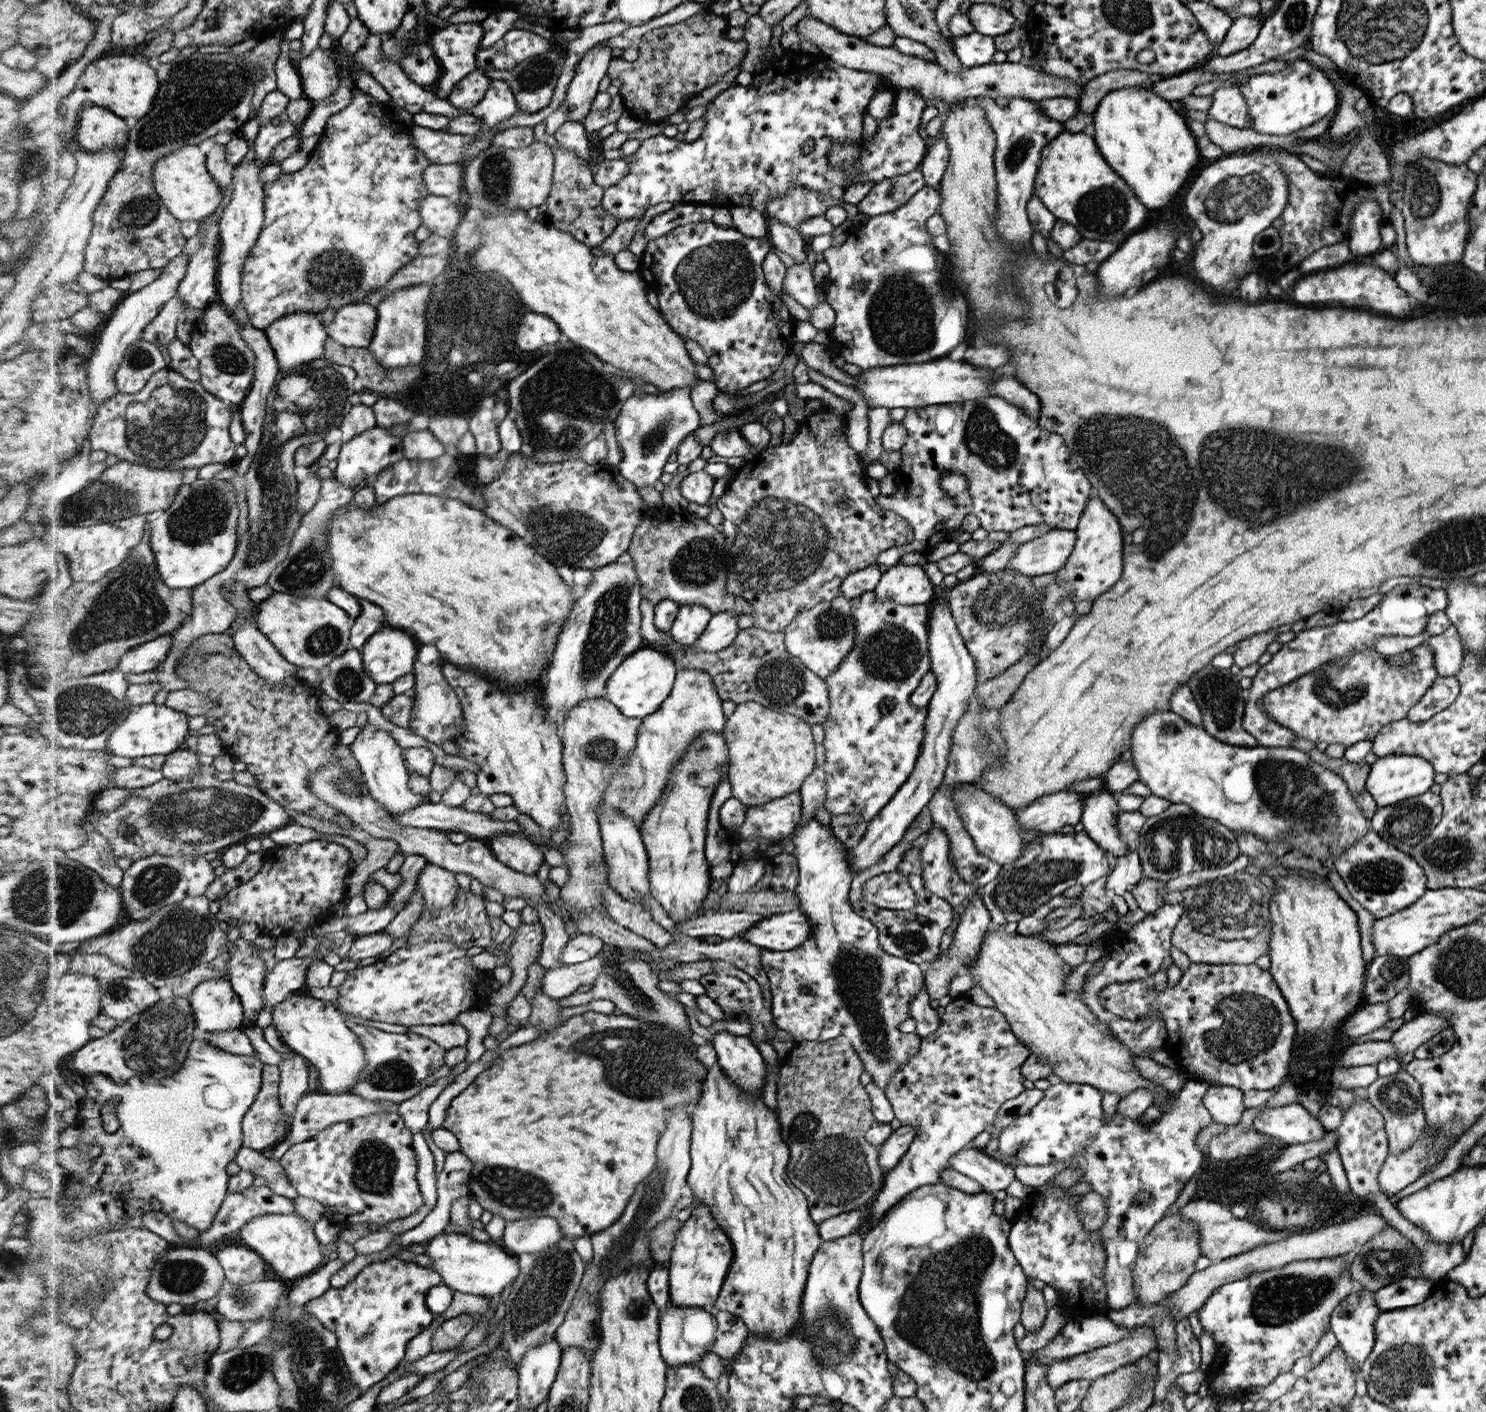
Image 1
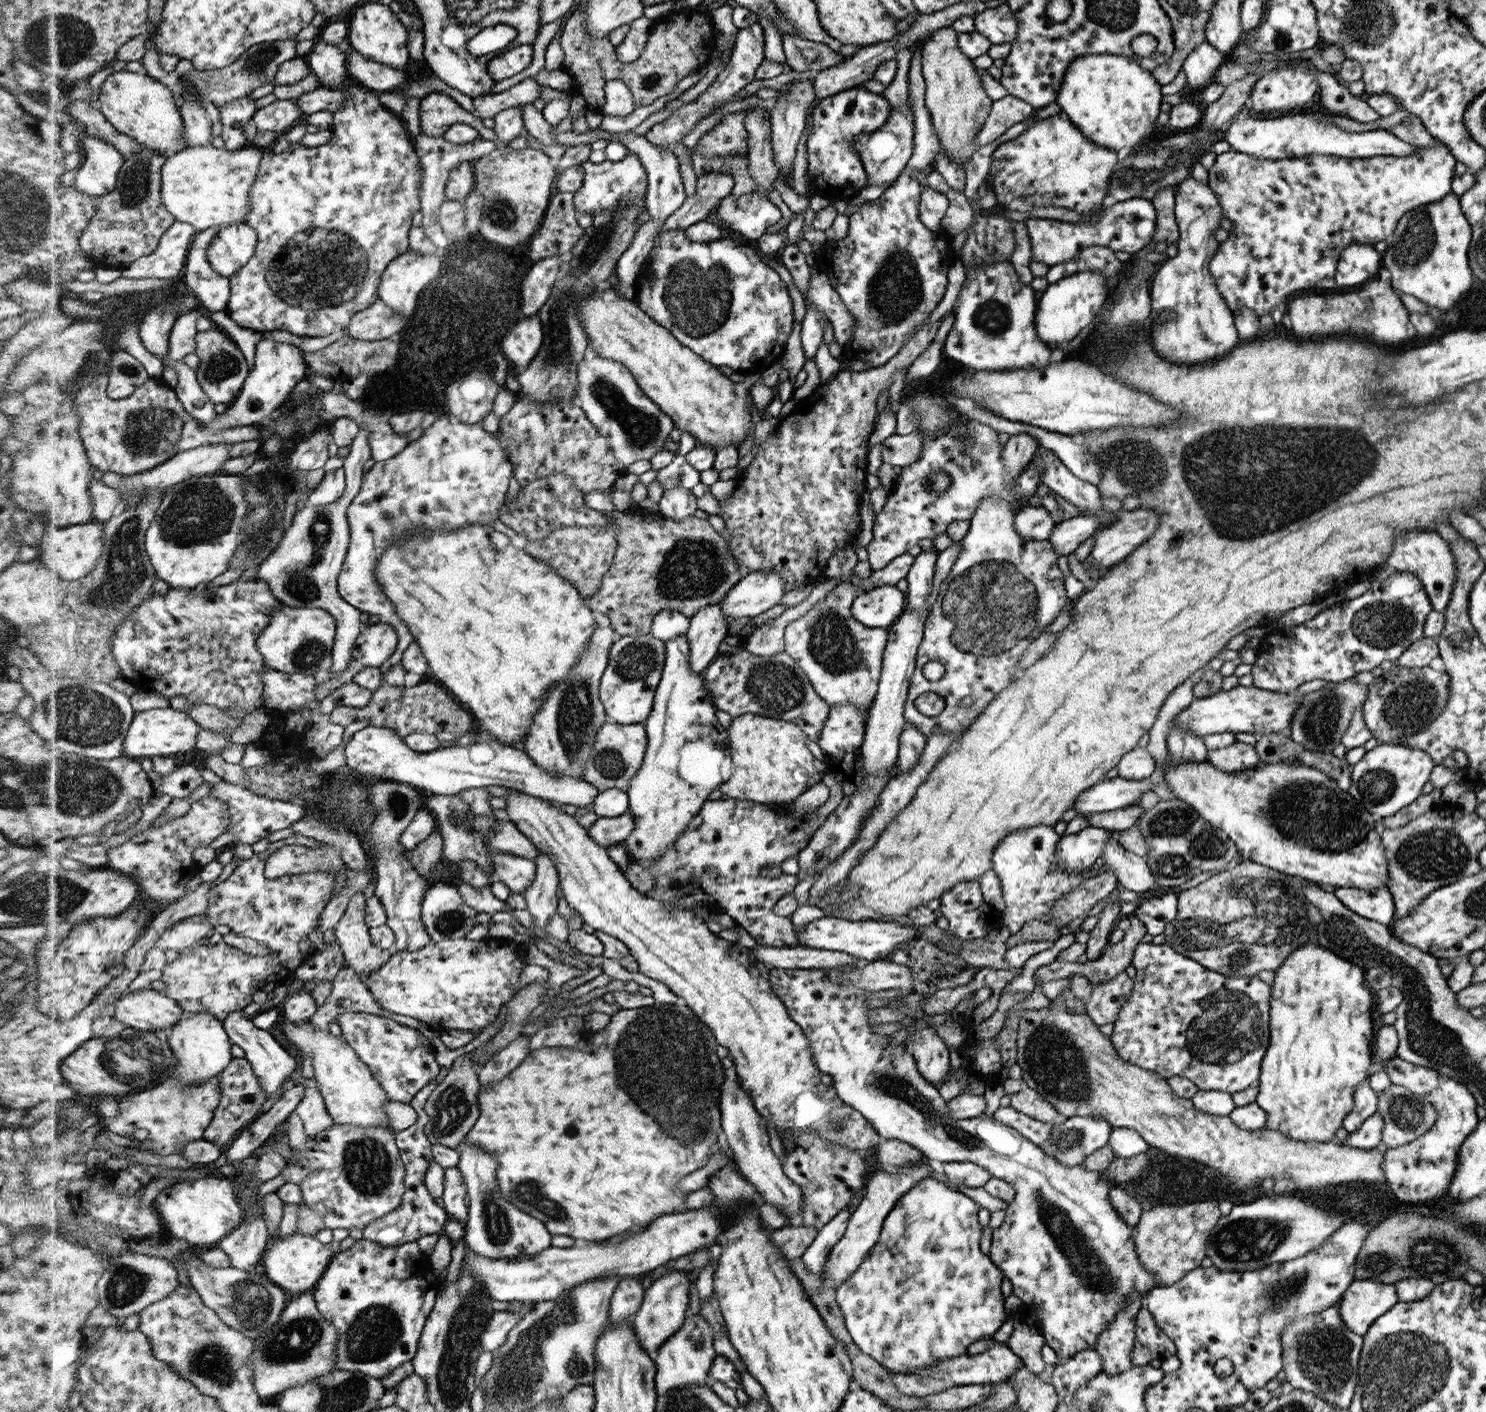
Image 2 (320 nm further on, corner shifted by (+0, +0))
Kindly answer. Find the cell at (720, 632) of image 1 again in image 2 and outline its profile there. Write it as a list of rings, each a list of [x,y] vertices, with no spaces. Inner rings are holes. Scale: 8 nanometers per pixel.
[[[750,570],[724,597],[721,607],[729,625],[736,618],[752,618],[770,610],[785,593],[784,580],[778,573]]]

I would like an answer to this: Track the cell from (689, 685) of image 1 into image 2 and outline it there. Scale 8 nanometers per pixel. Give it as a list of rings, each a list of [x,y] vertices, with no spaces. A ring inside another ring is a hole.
[[[721,603],[704,607],[689,617],[685,635],[691,643],[691,669],[699,675],[720,654],[718,646],[730,634]]]

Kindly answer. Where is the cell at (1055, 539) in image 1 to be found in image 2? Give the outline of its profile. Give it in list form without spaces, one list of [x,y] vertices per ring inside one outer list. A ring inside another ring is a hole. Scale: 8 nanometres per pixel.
[[[1080,516],[1060,522],[1047,538],[1051,540],[1052,548],[1062,556],[1075,551],[1084,540],[1090,538],[1098,530],[1096,516]]]

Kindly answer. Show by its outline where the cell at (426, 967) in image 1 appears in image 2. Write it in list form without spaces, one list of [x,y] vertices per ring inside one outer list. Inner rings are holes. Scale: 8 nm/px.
[[[487,937],[484,940],[446,939],[417,952],[392,951],[388,963],[362,980],[376,1006],[411,1016],[436,1030],[464,1030],[479,1034],[508,1009],[516,984],[524,980],[525,944],[522,939]]]

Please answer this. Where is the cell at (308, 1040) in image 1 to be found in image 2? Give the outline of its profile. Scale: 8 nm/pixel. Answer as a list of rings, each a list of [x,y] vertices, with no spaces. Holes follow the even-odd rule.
[[[310,1021],[284,1023],[284,1034],[298,1049],[311,1056],[314,1080],[321,1092],[327,1113],[336,1124],[351,1124],[360,1128],[387,1126],[389,1121],[385,1111],[389,1101],[387,1091],[375,1079],[375,1074],[364,1064],[358,1052],[343,1038],[334,1038],[328,1028],[319,1030]]]

